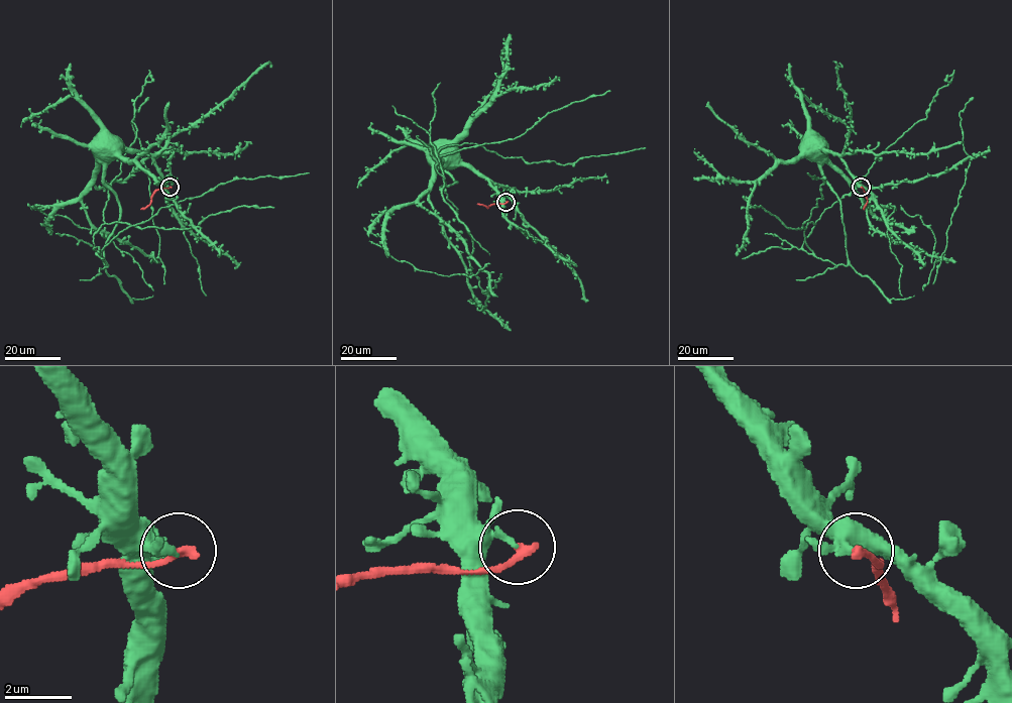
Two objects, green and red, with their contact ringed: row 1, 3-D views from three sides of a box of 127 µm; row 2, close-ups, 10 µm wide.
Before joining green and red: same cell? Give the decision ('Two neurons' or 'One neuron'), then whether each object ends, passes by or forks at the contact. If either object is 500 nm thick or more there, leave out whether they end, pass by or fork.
Two neurons. At the ring green passes by. At the ring red ends

